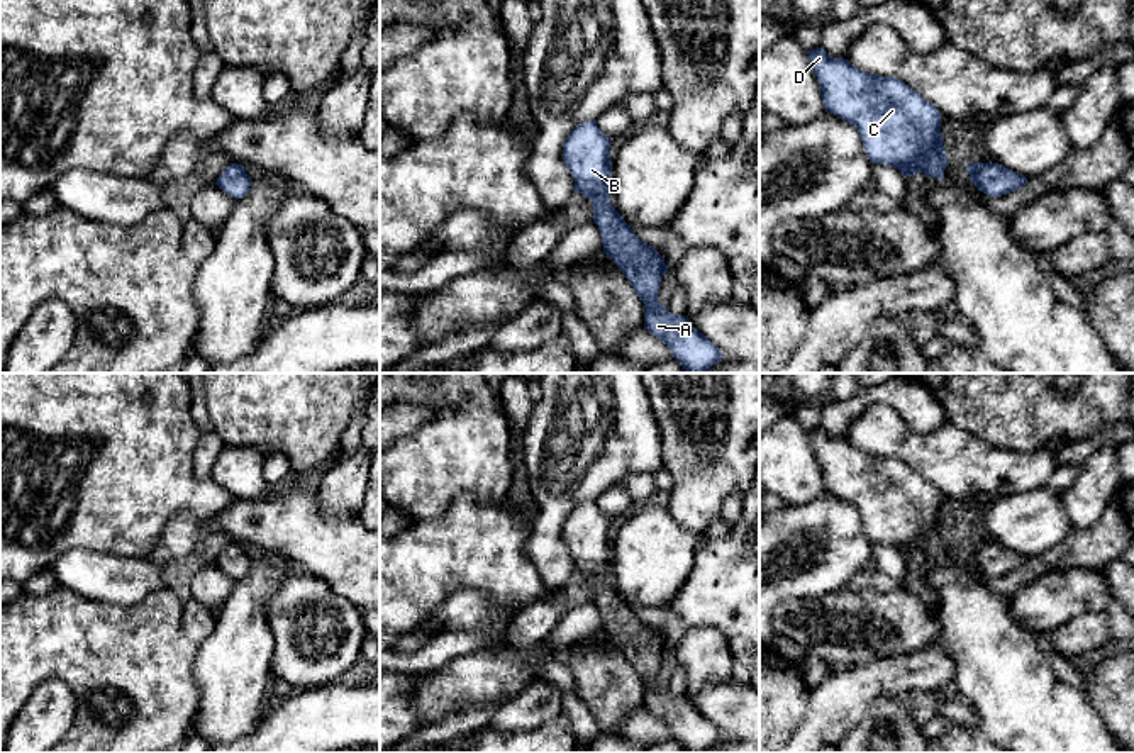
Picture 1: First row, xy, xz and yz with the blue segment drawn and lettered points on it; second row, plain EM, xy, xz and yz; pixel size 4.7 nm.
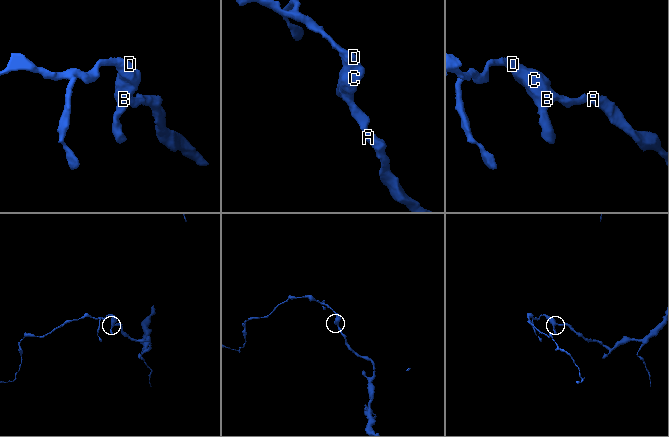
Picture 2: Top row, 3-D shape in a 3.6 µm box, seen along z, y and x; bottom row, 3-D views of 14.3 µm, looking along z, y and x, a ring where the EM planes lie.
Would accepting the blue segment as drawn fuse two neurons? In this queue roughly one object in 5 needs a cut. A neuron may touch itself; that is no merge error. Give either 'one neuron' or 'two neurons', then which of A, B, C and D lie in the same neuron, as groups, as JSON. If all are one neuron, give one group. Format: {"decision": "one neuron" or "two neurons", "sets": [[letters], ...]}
{"decision": "one neuron", "sets": [["A", "B", "C", "D"]]}

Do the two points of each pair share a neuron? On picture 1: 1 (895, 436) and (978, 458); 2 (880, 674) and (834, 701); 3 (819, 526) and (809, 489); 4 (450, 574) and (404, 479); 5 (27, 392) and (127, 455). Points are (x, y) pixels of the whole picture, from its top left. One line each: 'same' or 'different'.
1: same
2: same
3: different
4: different
5: same

